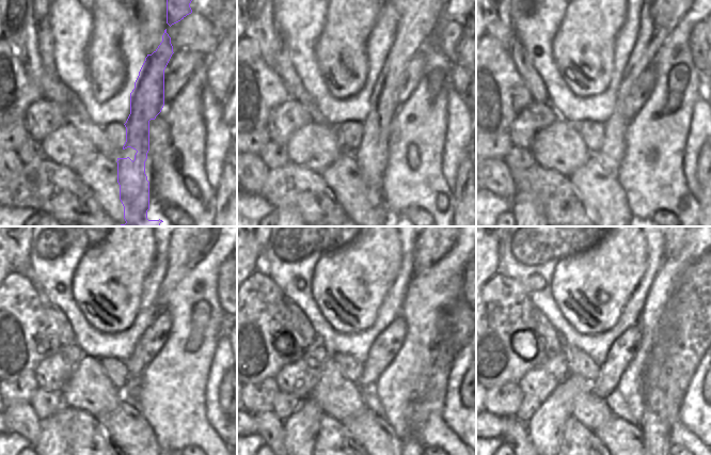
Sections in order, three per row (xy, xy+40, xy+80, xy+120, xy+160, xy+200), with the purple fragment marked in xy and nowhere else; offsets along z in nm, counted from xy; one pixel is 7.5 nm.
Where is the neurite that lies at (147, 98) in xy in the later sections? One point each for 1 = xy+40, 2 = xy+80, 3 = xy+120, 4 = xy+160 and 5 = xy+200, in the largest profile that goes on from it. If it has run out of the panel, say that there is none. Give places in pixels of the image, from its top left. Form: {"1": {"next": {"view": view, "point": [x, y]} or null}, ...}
{"1": {"next": {"view": "xy+40", "point": [423, 9]}}, "2": {"next": {"view": "xy+80", "point": [662, 9]}}, "3": {"next": {"view": "xy+120", "point": [186, 248]}}, "4": {"next": {"view": "xy+160", "point": [429, 248]}}, "5": {"next": {"view": "xy+200", "point": [672, 248]}}}

